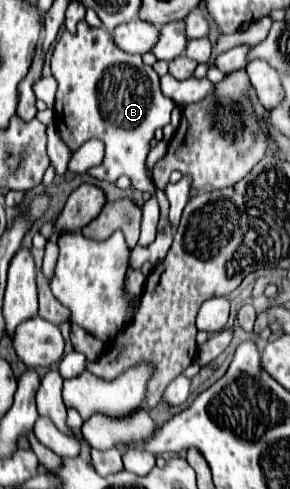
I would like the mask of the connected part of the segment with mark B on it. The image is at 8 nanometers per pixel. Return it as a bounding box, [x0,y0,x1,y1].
[52,20,176,248]

